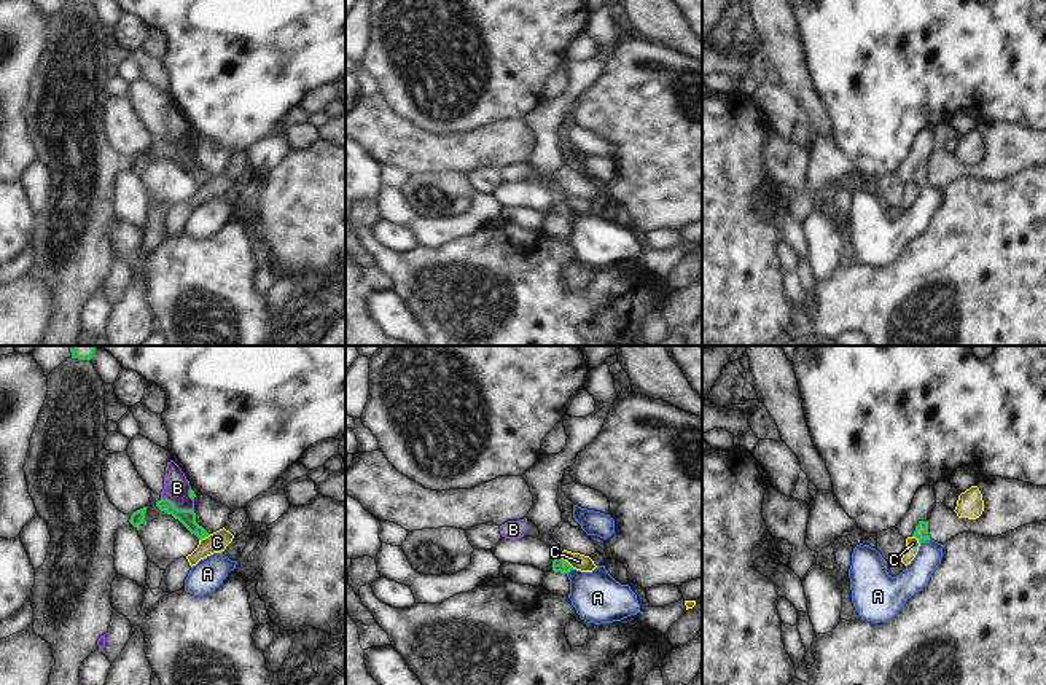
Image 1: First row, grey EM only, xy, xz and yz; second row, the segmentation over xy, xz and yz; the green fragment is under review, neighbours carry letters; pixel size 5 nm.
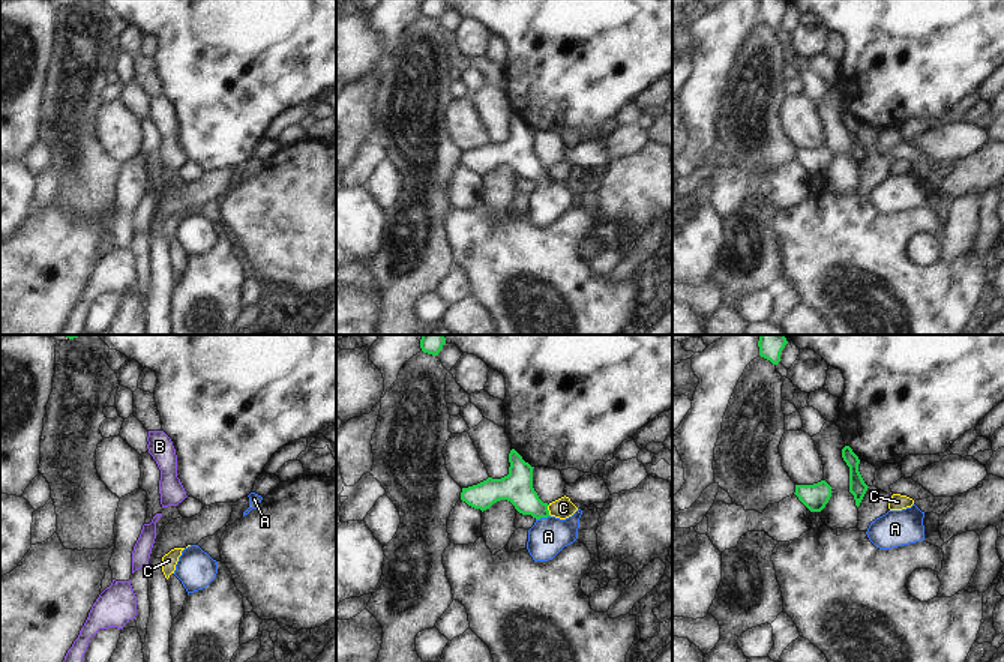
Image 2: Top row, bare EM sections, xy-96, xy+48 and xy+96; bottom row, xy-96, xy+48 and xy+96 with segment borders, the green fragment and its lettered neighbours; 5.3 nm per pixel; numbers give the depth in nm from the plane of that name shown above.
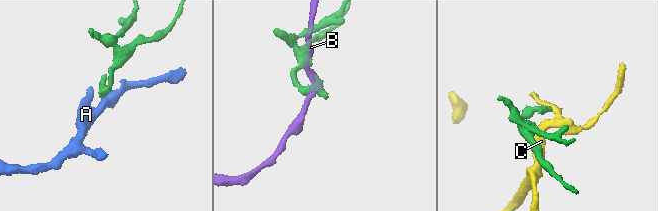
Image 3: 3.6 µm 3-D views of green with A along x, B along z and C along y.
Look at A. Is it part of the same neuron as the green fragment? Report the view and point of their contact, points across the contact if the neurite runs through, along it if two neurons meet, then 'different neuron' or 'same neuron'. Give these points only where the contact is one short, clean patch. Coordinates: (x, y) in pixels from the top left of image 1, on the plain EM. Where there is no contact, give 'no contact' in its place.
meets green in yz at (925, 182); runs through yz (921, 176), (925, 182), (925, 206), (916, 219); same neuron

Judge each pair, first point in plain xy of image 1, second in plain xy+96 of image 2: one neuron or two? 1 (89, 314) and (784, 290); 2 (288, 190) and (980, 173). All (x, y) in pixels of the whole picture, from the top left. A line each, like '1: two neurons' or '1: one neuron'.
1: two neurons
2: one neuron

